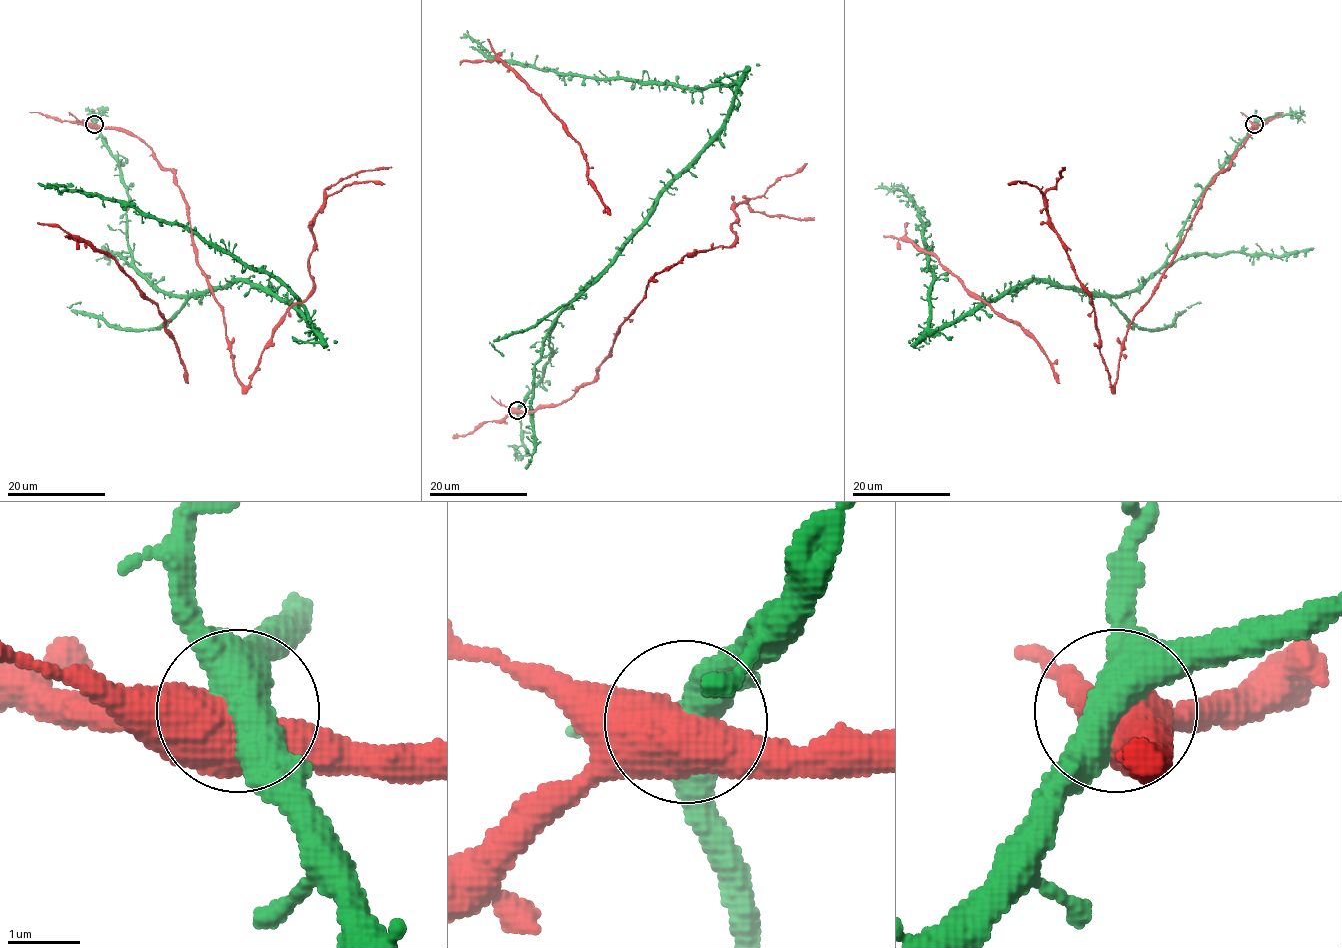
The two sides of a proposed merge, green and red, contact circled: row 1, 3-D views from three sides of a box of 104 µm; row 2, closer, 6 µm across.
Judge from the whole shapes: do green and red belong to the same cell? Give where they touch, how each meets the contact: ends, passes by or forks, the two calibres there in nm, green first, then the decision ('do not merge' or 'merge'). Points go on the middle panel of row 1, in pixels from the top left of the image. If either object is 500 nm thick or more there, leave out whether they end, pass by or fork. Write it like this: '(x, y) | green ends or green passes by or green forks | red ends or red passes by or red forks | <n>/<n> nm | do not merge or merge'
(517, 410) | 550/600 nm | do not merge

